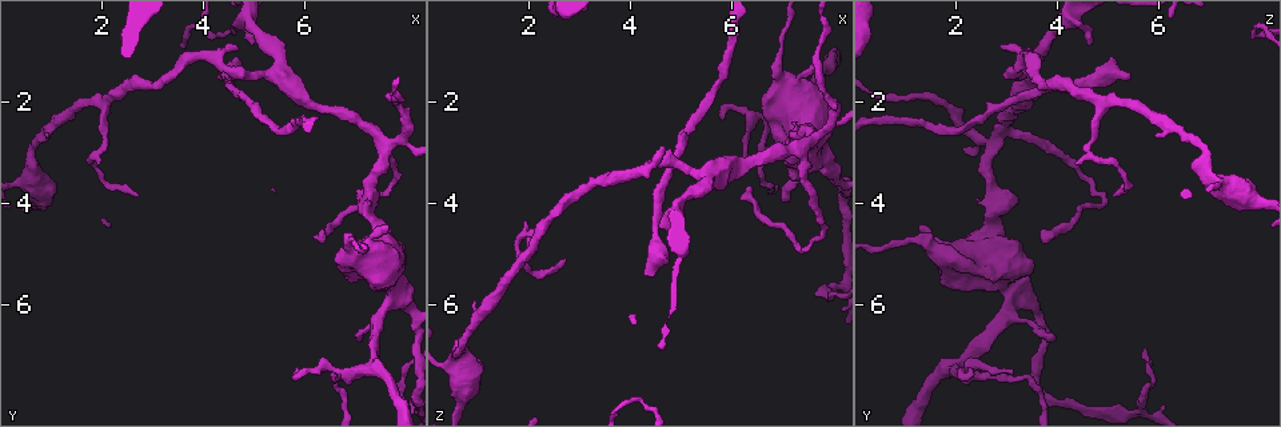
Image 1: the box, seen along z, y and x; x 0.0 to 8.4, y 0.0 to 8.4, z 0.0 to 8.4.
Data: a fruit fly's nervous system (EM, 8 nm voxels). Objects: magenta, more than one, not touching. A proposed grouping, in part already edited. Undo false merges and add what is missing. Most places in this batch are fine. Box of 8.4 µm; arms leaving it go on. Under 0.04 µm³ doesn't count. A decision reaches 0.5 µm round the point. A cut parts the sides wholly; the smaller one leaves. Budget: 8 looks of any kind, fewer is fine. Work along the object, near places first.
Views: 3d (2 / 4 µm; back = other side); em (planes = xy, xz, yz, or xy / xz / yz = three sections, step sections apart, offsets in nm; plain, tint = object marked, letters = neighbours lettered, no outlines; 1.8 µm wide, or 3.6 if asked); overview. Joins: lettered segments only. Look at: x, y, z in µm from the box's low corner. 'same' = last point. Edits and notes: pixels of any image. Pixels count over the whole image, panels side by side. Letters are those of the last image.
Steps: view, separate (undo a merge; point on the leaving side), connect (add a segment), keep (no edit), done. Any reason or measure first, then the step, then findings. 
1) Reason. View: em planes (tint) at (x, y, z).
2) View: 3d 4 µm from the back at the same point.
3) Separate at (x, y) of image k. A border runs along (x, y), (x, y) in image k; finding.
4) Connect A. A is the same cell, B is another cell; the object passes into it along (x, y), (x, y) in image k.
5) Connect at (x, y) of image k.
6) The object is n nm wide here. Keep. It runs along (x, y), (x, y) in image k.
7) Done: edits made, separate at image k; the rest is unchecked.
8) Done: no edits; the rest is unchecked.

Thin end. View: em xz step 8 (letters) at (6.30, 7.40, 3.15).

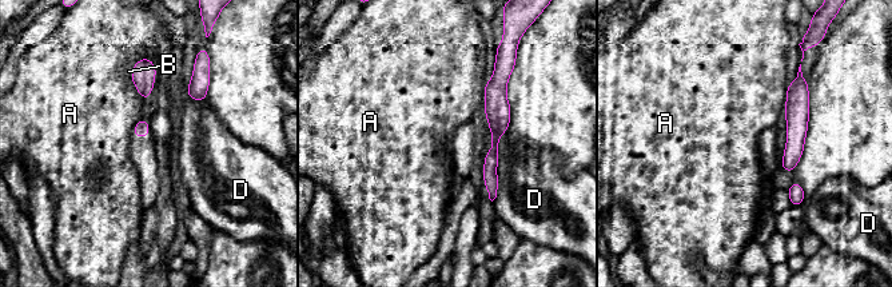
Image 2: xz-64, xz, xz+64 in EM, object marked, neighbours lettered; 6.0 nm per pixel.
Another direction. View: em planes (letters) at the same point.

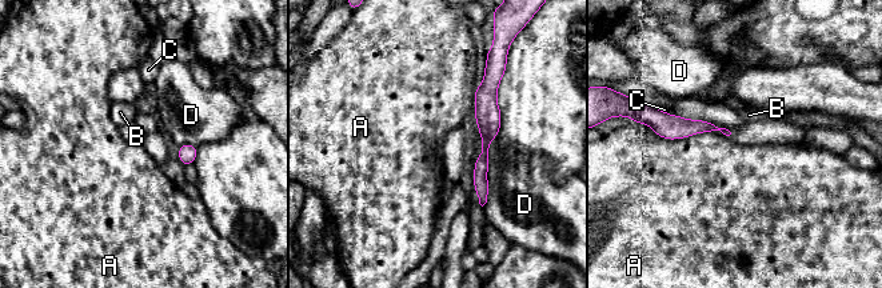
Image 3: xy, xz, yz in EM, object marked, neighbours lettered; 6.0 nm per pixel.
Keep. A, B, C and D are other cells; a border runs along (646, 124), (670, 139), (697, 134) in image 3; none of them fits.

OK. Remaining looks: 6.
Long arm stops here. View: 3d 2 µm at (6.35, 4.70, 3.70).

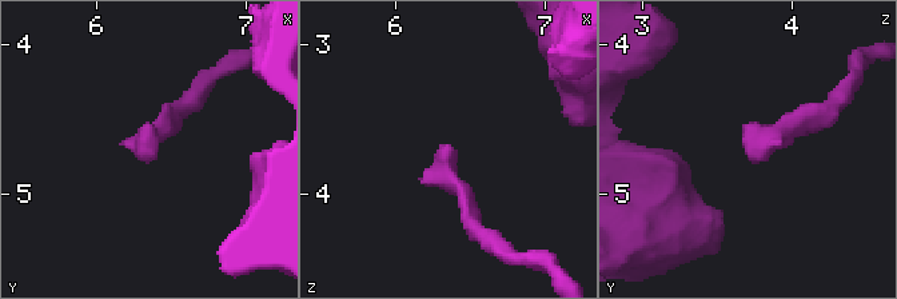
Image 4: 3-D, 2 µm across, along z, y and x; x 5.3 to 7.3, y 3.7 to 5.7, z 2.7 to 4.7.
View: em planes (plain) at (6.38, 4.74, 3.66).

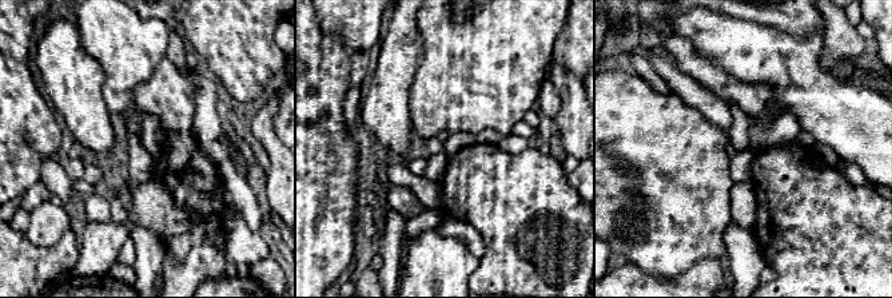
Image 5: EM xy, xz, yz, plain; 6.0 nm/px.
View: em planes (letters) at the same point.

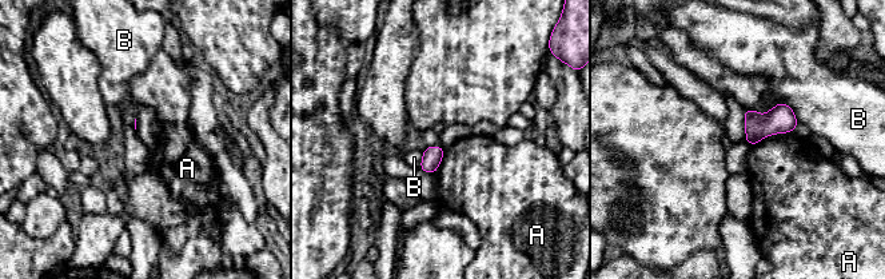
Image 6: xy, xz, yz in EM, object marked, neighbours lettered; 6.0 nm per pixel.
Keep. A and B are other cells; a border runs along (798, 128), (766, 135), (749, 146) in image 6; no lettered segment goes on from it.

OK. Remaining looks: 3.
Free end. View: em planes (letters) at (2.70, 3.85, 5.15).

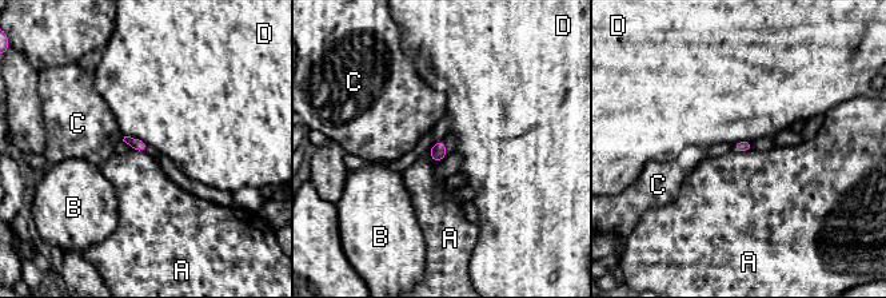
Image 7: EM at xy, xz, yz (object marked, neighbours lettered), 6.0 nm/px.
Keep. A, B, C and D are other cells; a border runs along (430, 148), (430, 158), (440, 162) in image 7; none of them fits.

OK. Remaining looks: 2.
Four or more arms meet. View: em planes (letters) at (7.40, 2.70, 2.85).

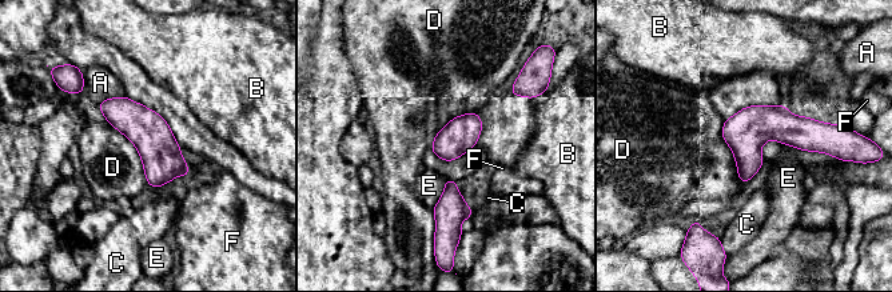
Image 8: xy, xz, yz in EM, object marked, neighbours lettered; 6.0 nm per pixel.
Keep. A, B, C, D, E and F are other cells; it runs along (102, 106), (126, 115), (186, 172) in image 8; one neuron here.

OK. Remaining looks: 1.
Done: no edits; the rest is unchecked.

